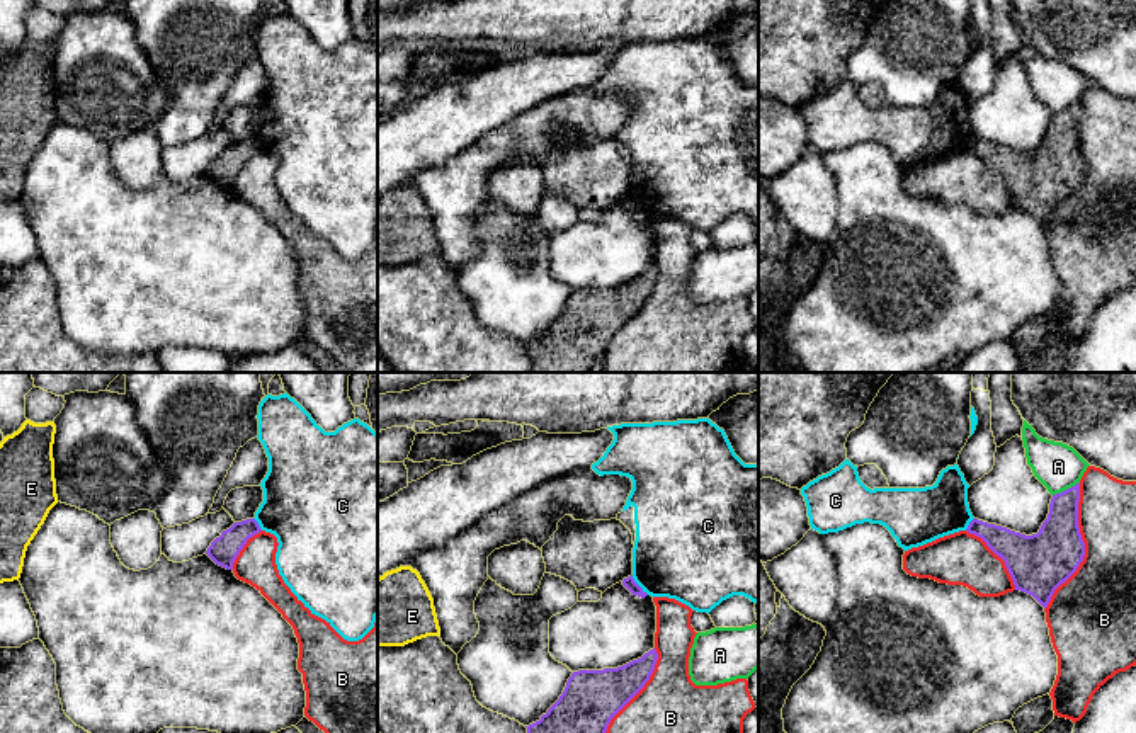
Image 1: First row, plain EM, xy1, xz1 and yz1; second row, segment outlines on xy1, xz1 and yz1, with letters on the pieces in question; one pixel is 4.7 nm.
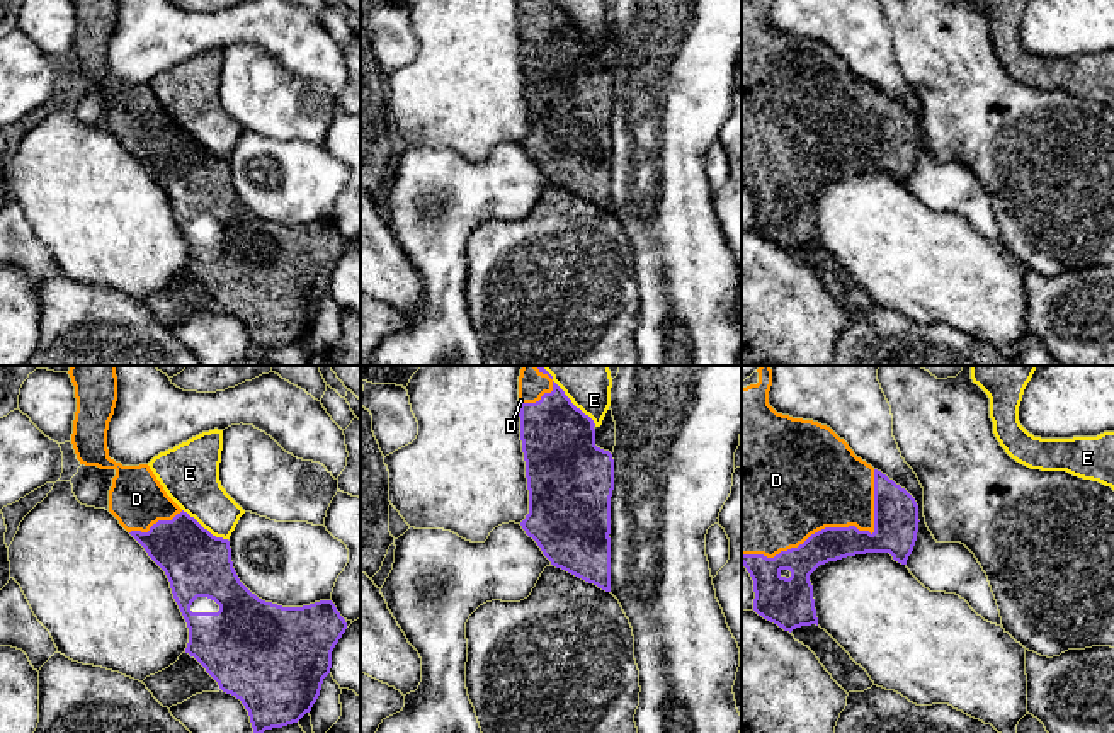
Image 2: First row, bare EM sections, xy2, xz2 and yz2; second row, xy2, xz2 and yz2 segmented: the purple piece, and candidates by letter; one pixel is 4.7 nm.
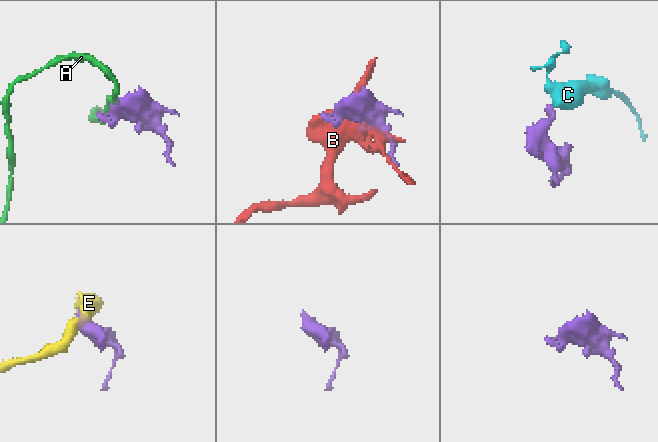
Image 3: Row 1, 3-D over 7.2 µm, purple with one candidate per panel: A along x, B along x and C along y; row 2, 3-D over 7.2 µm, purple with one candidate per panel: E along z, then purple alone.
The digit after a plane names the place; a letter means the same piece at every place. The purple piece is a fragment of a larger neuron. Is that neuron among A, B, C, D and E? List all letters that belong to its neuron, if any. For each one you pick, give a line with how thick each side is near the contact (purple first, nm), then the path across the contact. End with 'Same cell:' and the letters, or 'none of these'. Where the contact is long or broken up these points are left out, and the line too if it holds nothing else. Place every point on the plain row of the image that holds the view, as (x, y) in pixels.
D: 160/460 nm
Same cell: D

